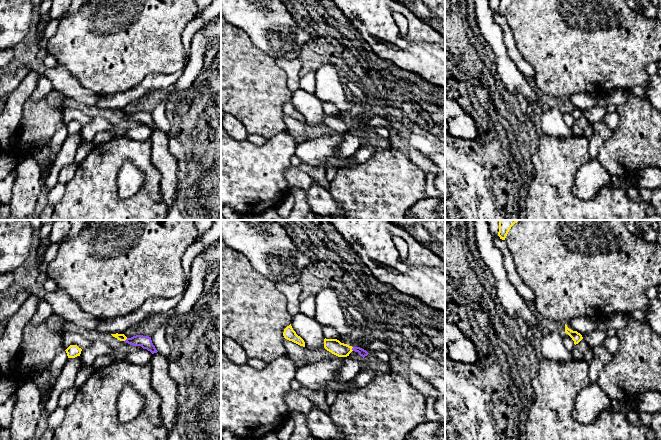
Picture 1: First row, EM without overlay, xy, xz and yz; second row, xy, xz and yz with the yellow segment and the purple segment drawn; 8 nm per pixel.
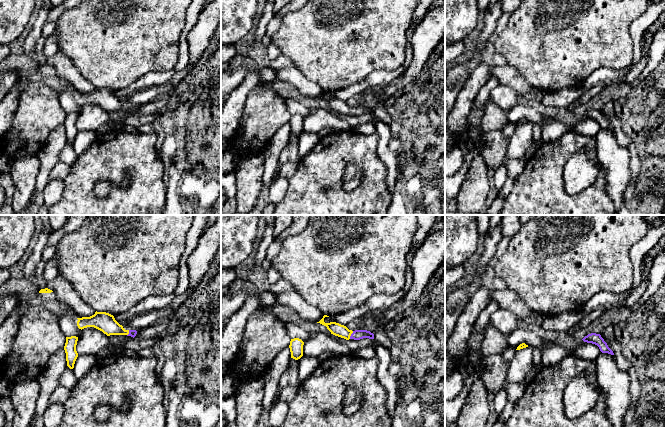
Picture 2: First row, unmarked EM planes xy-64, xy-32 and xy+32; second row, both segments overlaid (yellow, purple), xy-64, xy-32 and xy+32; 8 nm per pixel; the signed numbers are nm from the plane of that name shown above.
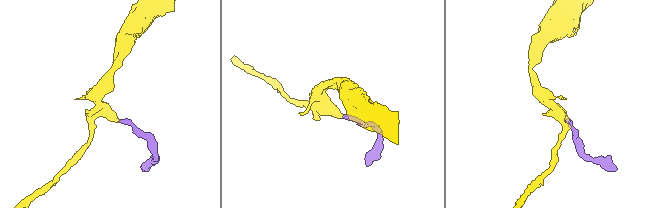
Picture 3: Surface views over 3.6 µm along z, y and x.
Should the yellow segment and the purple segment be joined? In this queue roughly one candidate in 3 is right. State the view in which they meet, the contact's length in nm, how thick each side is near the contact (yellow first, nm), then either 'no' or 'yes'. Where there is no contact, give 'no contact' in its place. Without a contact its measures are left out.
xz | 30 nm | 120/60 nm | yes

